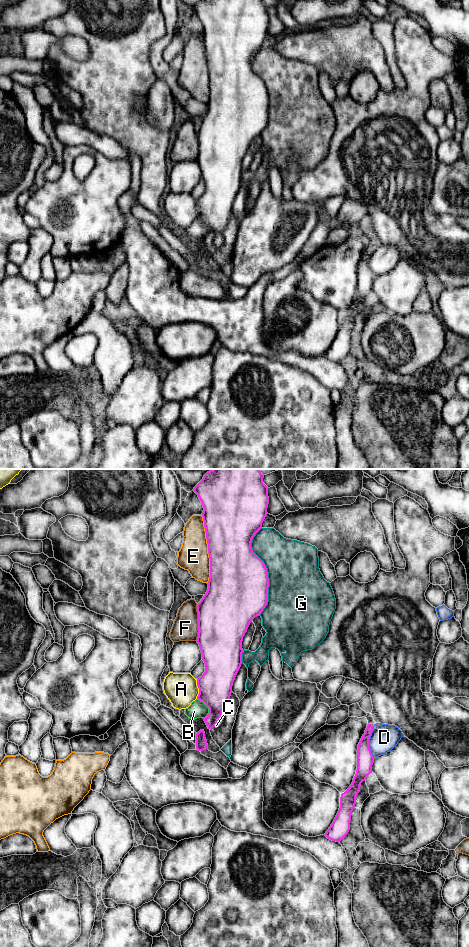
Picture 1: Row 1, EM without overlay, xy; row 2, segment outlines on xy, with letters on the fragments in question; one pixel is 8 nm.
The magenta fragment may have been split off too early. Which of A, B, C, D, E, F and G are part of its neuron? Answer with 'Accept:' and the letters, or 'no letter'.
Accept: no letter

